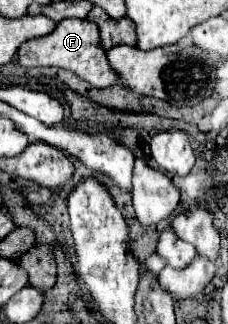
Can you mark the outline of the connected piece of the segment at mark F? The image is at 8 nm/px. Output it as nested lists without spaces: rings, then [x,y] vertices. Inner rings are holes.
[[[68,19],[60,21],[56,29],[42,39],[36,41],[26,41],[22,49],[18,49],[18,65],[22,67],[58,67],[58,69],[68,69],[76,73],[80,79],[90,83],[96,89],[110,87],[118,81],[116,71],[108,65],[106,61],[106,51],[100,49],[100,39],[98,39],[98,29],[86,19]]]

